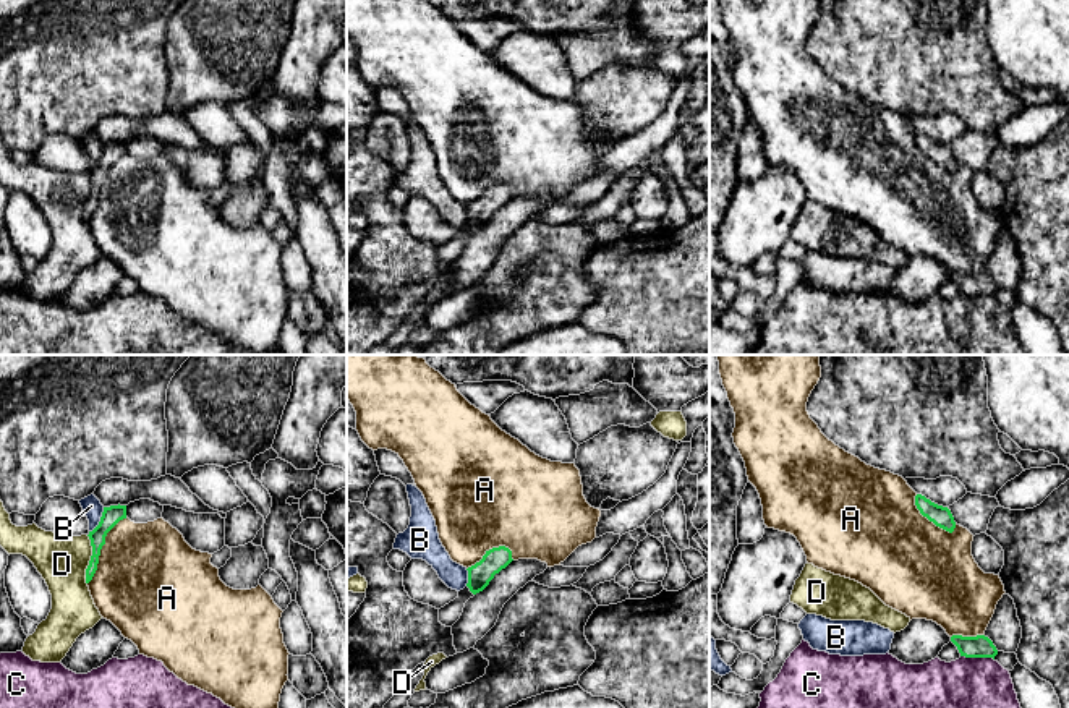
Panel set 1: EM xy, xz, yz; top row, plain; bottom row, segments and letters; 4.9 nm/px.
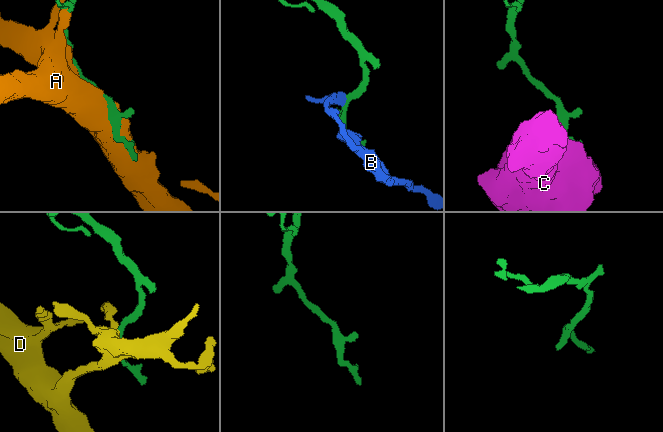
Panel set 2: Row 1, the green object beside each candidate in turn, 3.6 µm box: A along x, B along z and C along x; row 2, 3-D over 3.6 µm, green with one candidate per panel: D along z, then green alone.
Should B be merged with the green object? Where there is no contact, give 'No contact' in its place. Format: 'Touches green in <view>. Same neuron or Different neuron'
Touches green in xy. Different neuron

